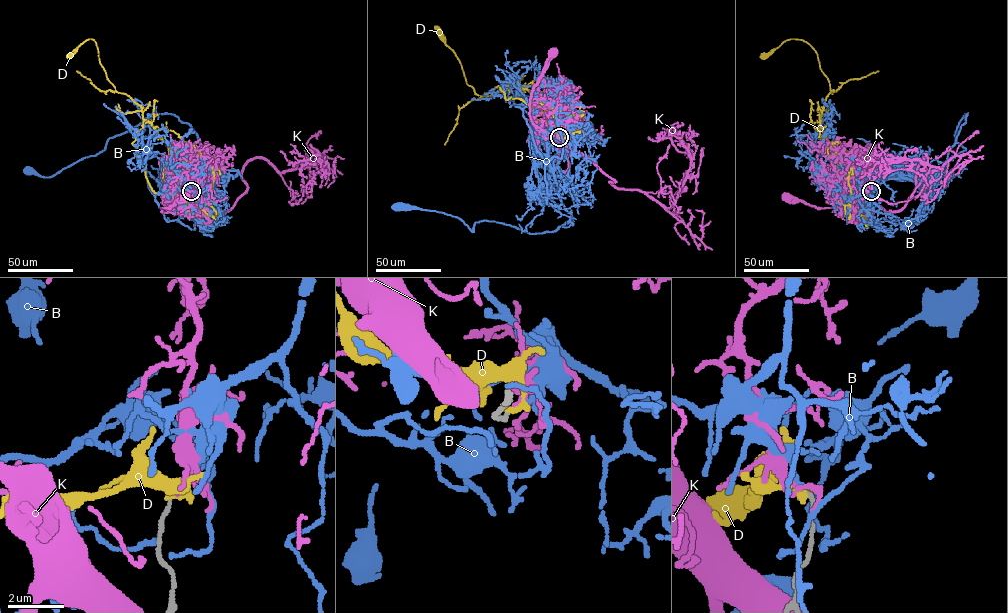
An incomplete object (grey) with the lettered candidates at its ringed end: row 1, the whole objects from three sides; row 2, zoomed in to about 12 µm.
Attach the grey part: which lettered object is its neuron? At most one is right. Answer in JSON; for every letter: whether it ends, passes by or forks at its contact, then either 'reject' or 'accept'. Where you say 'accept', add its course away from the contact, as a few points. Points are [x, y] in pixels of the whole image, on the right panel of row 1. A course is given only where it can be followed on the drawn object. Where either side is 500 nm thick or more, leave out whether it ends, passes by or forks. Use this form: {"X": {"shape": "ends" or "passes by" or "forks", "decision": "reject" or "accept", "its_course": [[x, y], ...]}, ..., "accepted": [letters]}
{"B": {"shape": "ends", "decision": "accept", "its_course": [[871, 192], [942, 166], [968, 113], [954, 135], [966, 149], [942, 177], [940, 170]]}, "D": {"shape": "ends", "decision": "reject"}, "K": {"shape": "passes by", "decision": "reject"}, "accepted": ["B"]}

